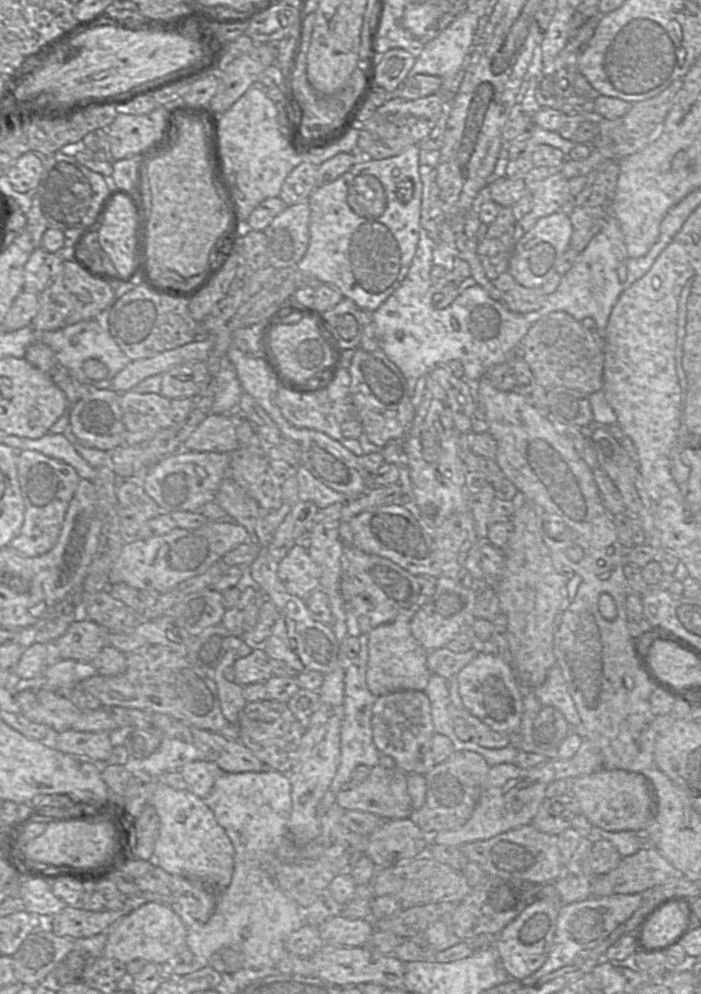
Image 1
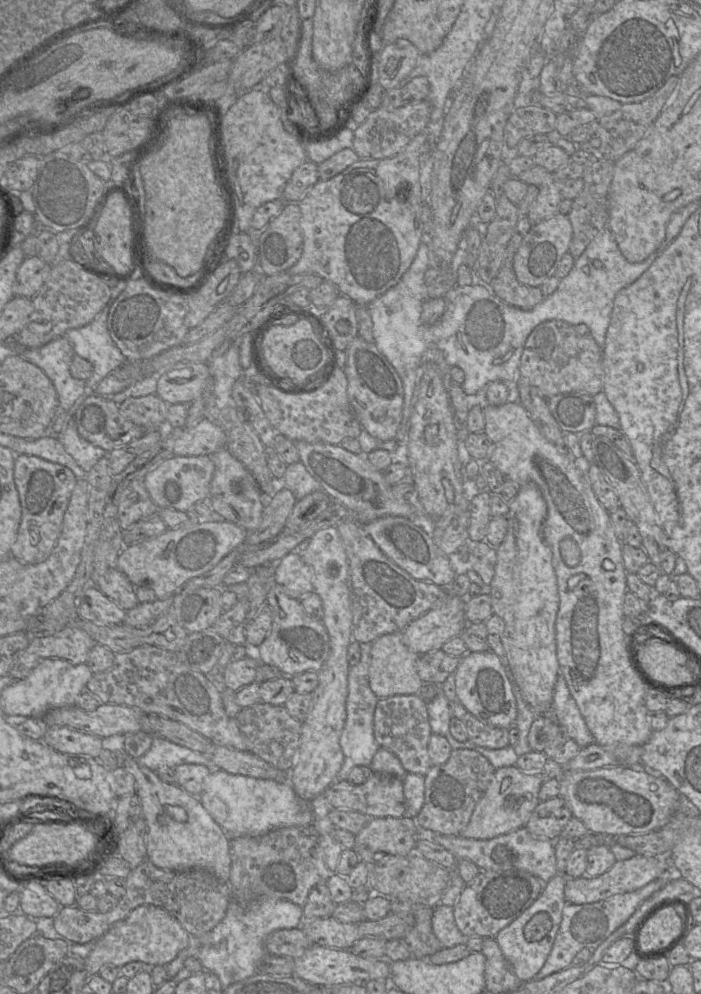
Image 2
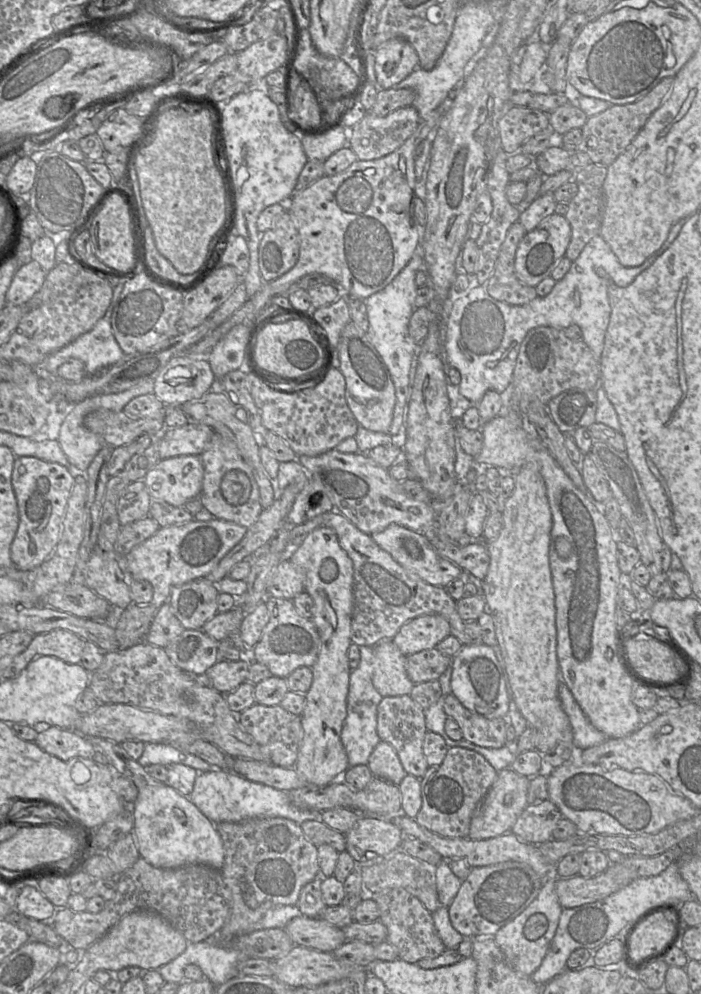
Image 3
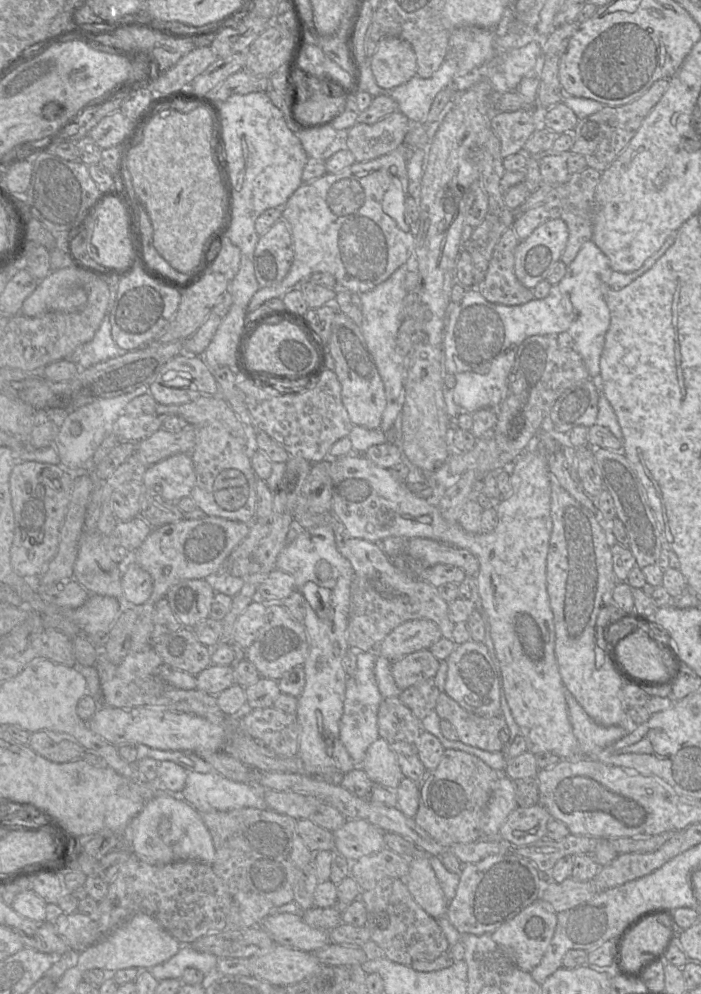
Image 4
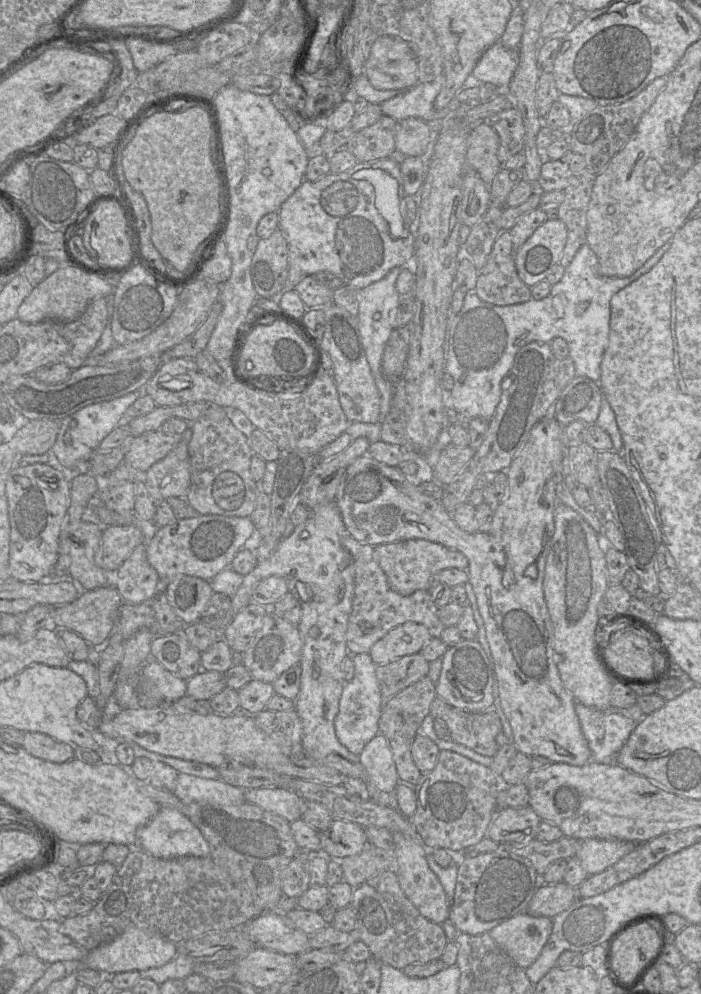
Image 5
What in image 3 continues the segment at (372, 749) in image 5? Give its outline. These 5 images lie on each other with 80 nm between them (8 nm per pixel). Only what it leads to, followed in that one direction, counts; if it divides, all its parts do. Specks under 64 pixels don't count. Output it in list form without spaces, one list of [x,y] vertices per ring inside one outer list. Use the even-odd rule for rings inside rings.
[[[380,741],[369,757],[367,766],[374,775],[399,785],[407,775],[395,749],[387,742]]]

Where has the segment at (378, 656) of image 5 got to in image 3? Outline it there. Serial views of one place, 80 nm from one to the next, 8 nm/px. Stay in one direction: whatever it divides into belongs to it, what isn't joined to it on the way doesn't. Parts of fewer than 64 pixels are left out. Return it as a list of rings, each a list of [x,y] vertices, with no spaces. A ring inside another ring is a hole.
[[[429,614],[406,622],[392,638],[392,641],[407,657],[423,650],[435,648],[449,635],[451,635],[451,627],[448,621],[439,614]]]

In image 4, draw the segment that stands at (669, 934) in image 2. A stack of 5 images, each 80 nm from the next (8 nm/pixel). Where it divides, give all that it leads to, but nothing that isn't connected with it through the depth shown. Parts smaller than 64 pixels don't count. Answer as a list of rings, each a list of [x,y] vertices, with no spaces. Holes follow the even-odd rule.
[[[661,916],[644,920],[632,928],[619,942],[618,962],[621,970],[633,976],[639,968],[658,953],[668,937],[668,928],[664,924],[666,917]]]

